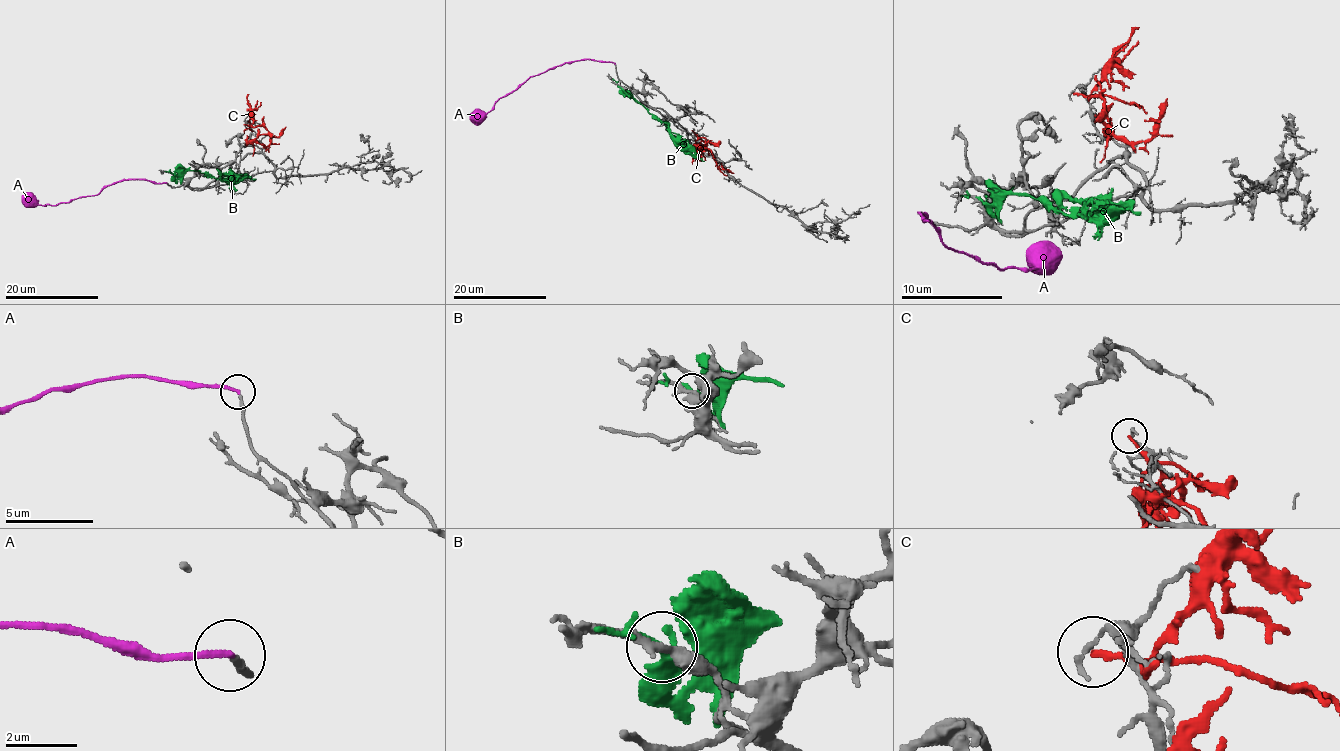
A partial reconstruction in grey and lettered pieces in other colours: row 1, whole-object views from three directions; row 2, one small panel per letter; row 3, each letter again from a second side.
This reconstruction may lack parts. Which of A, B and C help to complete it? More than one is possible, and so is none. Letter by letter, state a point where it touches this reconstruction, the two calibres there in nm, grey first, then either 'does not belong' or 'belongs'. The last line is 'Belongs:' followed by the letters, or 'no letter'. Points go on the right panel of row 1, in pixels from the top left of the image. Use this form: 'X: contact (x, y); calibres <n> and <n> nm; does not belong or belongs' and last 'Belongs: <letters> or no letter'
A: contact (928, 221); calibres 190 and 190 nm; belongs
B: contact (982, 201); calibres 340 and 360 nm; does not belong
C: contact (1073, 93); calibres 160 and 160 nm; does not belong
Belongs: A

